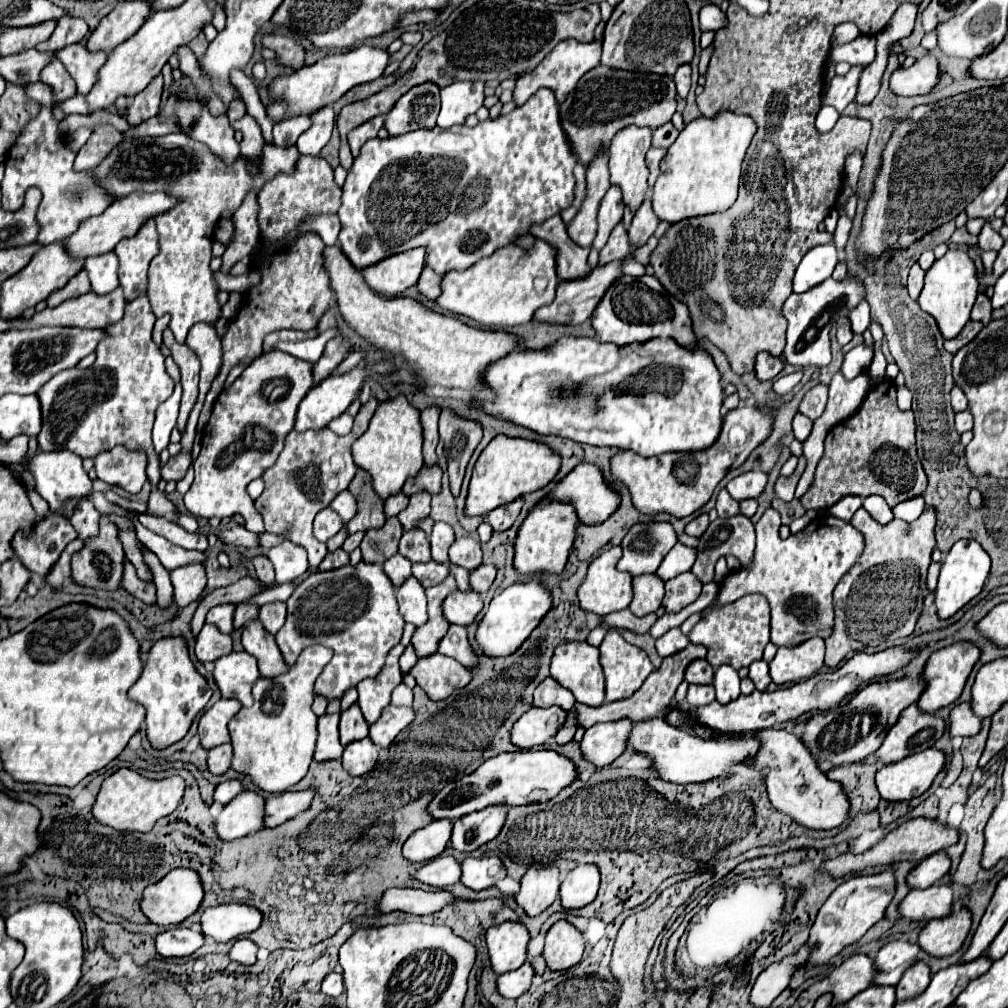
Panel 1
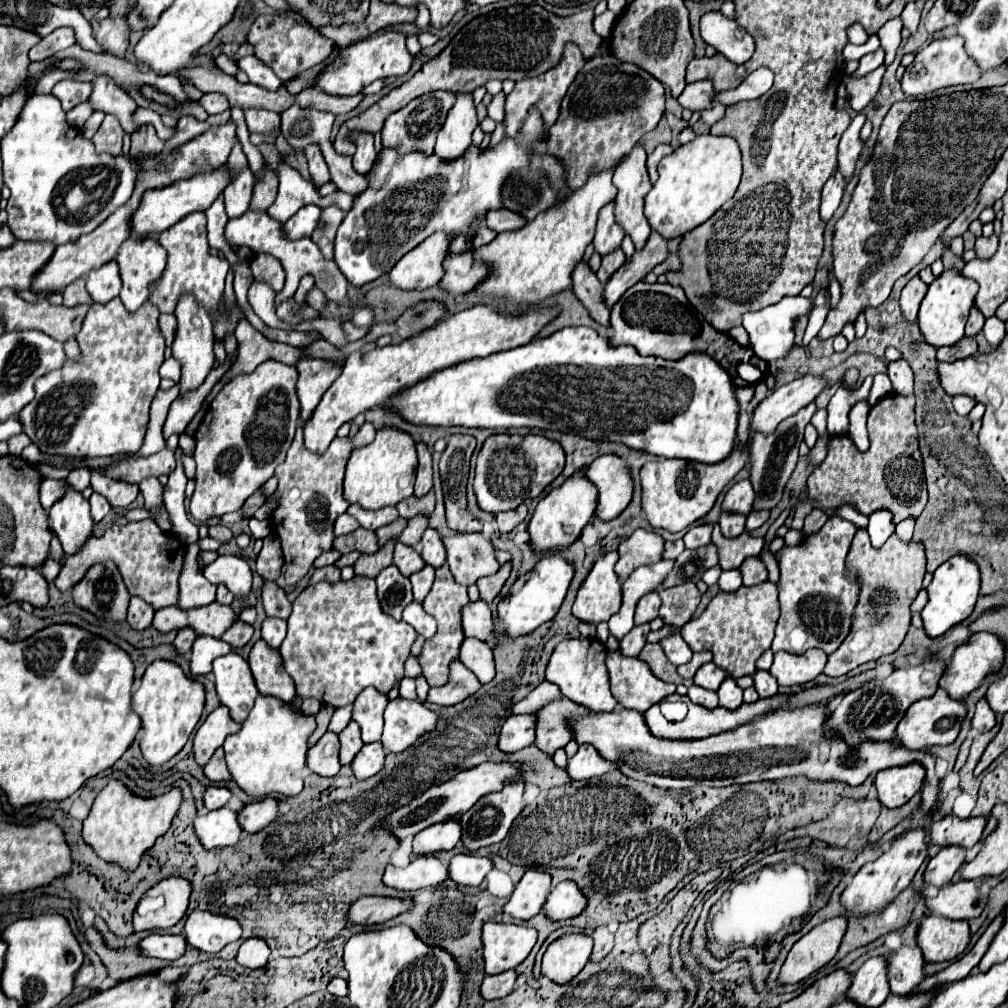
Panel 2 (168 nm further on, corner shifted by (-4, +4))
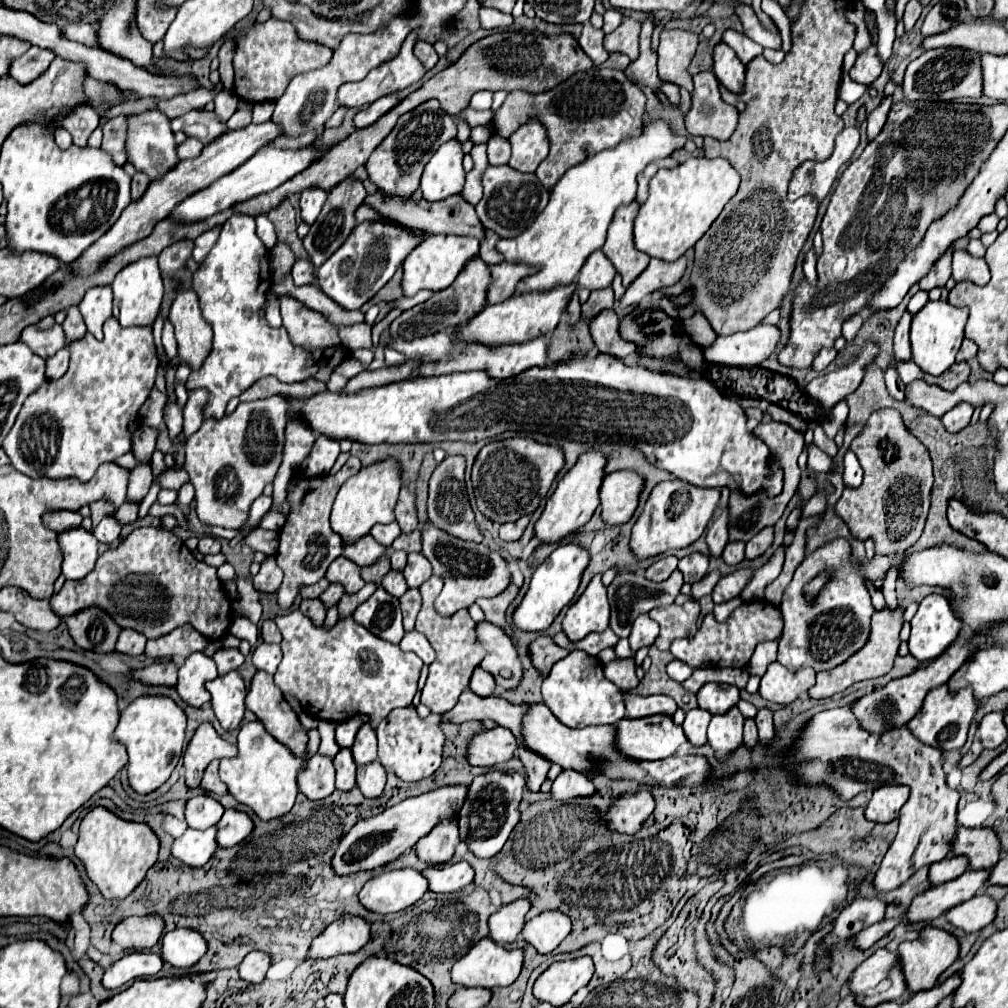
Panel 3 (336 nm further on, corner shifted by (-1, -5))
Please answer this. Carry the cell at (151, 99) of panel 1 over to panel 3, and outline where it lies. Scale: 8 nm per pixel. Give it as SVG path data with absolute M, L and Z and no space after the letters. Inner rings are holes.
M136 172L132 178L132 200L138 200L142 196L142 192L146 192L148 184L150 184L148 176L142 172Z

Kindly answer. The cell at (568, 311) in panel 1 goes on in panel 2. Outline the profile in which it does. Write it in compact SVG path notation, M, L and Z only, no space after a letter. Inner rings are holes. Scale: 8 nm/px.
M651 231L645 247L641 251L635 251L633 257L629 257L619 271L613 273L613 279L603 285L605 305L611 307L619 301L619 297L637 281L641 281L657 263L661 263L667 257L667 241L657 235L657 231Z

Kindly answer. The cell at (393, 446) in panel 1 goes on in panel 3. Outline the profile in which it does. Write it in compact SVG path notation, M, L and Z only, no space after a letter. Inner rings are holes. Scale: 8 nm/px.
M392 458L362 468L356 476L346 480L336 496L330 516L332 530L342 538L342 546L354 544L362 536L366 536L374 524L394 522L394 506L398 502L398 492L400 492L400 468L398 462Z

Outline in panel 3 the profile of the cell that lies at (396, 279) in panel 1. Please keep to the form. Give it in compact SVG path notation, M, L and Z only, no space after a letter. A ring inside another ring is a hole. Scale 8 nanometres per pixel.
M428 234L410 256L404 260L404 296L414 296L418 290L444 290L448 288L468 260L478 256L478 240L472 236L454 236L454 234Z

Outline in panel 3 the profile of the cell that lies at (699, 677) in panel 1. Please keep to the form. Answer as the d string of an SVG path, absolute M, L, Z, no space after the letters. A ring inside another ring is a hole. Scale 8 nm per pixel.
M704 684L698 692L698 706L710 714L726 714L740 700L740 690L728 684Z

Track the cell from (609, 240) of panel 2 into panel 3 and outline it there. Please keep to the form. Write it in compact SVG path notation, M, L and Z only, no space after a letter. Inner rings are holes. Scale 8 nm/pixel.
M596 250L594 254L590 254L584 268L580 270L578 284L588 288L590 292L602 290L602 288L608 288L612 284L614 276L616 276L616 270L610 264L610 260L602 254L602 250Z

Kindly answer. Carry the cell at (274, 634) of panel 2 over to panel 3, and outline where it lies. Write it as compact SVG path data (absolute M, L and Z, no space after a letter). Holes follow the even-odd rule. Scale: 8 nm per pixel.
M258 644L254 648L254 654L252 654L252 662L256 666L256 670L262 670L262 672L268 672L268 674L274 674L278 664L282 660L282 652L280 652L280 646L278 644Z

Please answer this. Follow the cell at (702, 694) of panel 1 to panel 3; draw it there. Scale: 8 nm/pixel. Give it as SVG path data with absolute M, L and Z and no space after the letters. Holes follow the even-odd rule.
M694 708L686 714L686 720L682 724L684 732L686 732L686 738L692 746L702 746L706 744L706 728L708 728L708 722L710 722L710 712L702 710L702 708Z

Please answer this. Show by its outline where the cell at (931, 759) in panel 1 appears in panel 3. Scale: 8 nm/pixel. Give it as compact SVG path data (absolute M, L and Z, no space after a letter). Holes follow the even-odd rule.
M882 786L874 790L874 796L866 808L866 818L872 822L892 822L900 808L906 804L910 788L906 786Z

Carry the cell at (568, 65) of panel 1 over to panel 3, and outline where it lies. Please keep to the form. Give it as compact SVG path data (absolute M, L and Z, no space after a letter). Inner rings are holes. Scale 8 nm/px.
M532 120L510 136L512 158L510 168L518 172L536 172L538 164L548 156L548 138L540 122Z

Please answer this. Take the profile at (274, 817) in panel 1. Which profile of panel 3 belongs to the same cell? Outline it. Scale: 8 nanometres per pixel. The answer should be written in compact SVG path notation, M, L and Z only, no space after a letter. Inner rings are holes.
M226 810L218 822L218 836L216 836L218 846L230 848L230 846L242 842L250 834L252 828L254 828L254 824L248 818L248 814L238 812L238 810Z

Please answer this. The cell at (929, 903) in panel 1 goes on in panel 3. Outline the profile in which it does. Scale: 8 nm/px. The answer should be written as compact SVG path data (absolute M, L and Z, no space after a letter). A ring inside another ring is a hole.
M978 894L946 912L948 922L966 932L978 932L996 918L998 902L986 894Z

